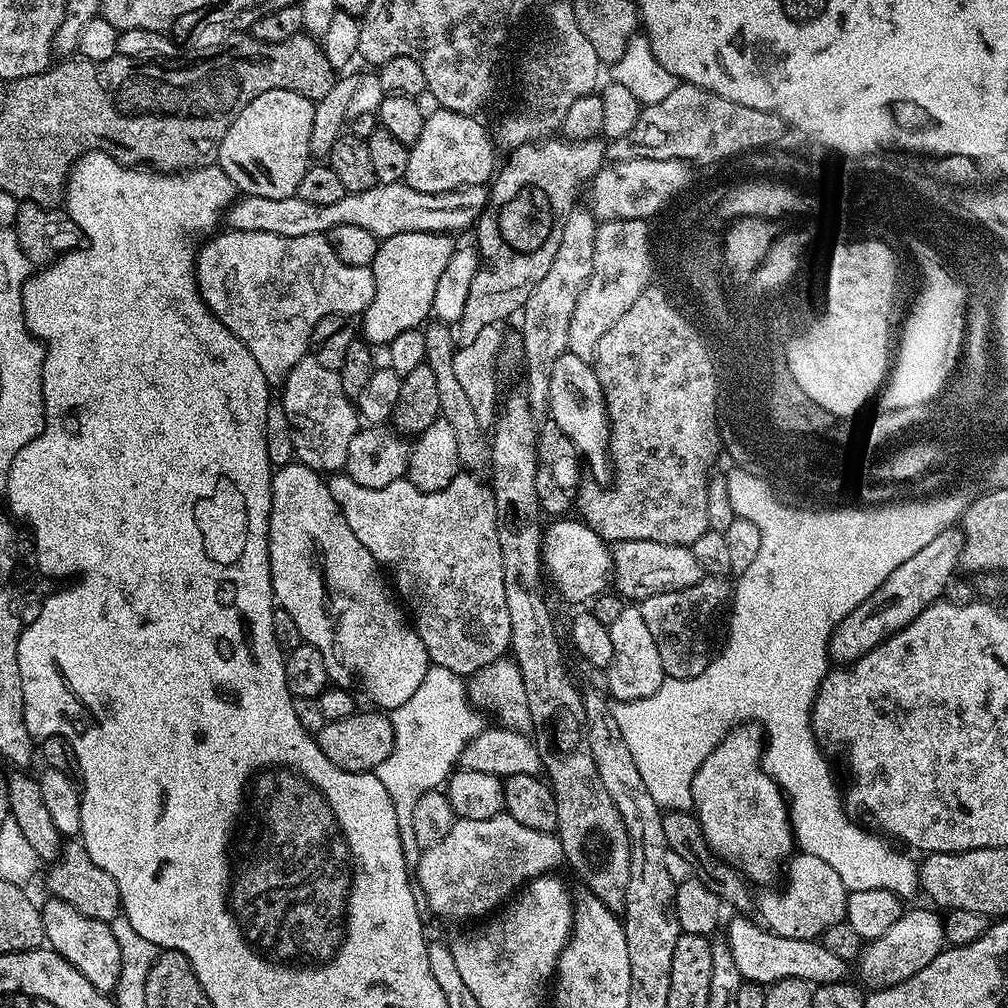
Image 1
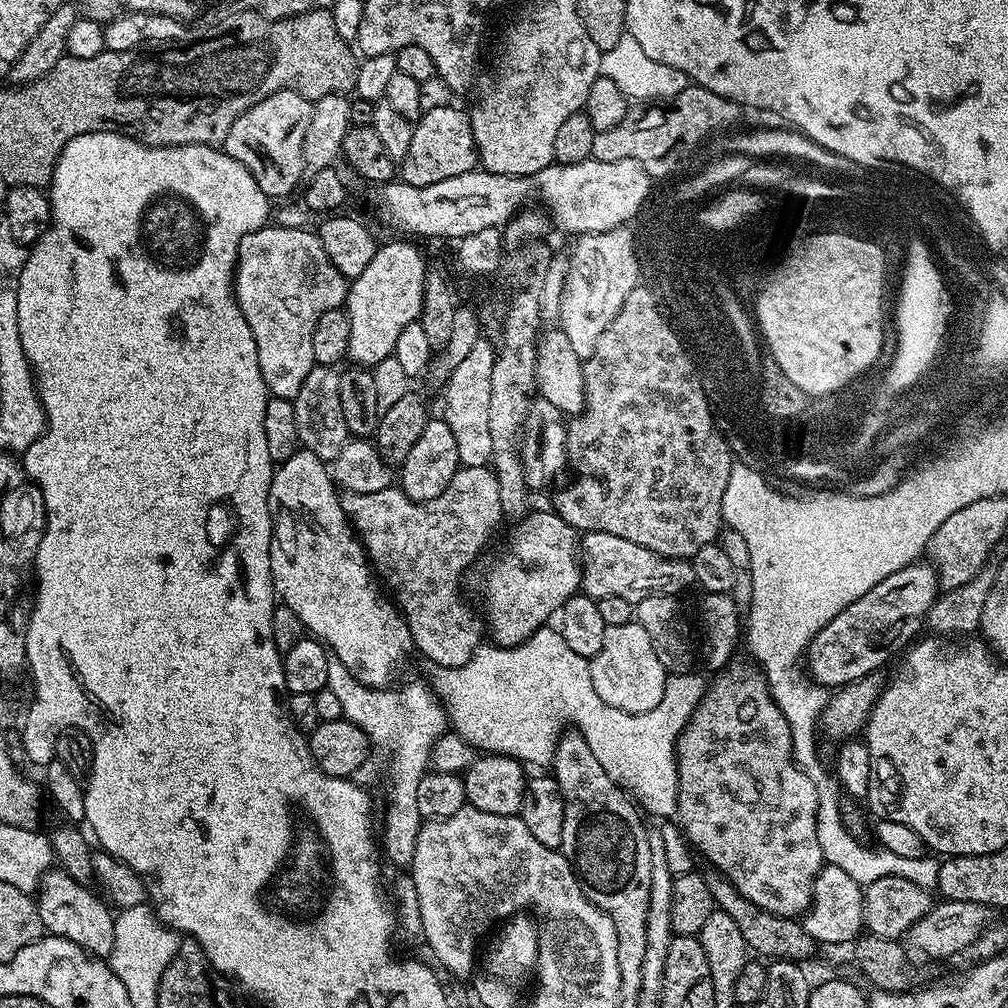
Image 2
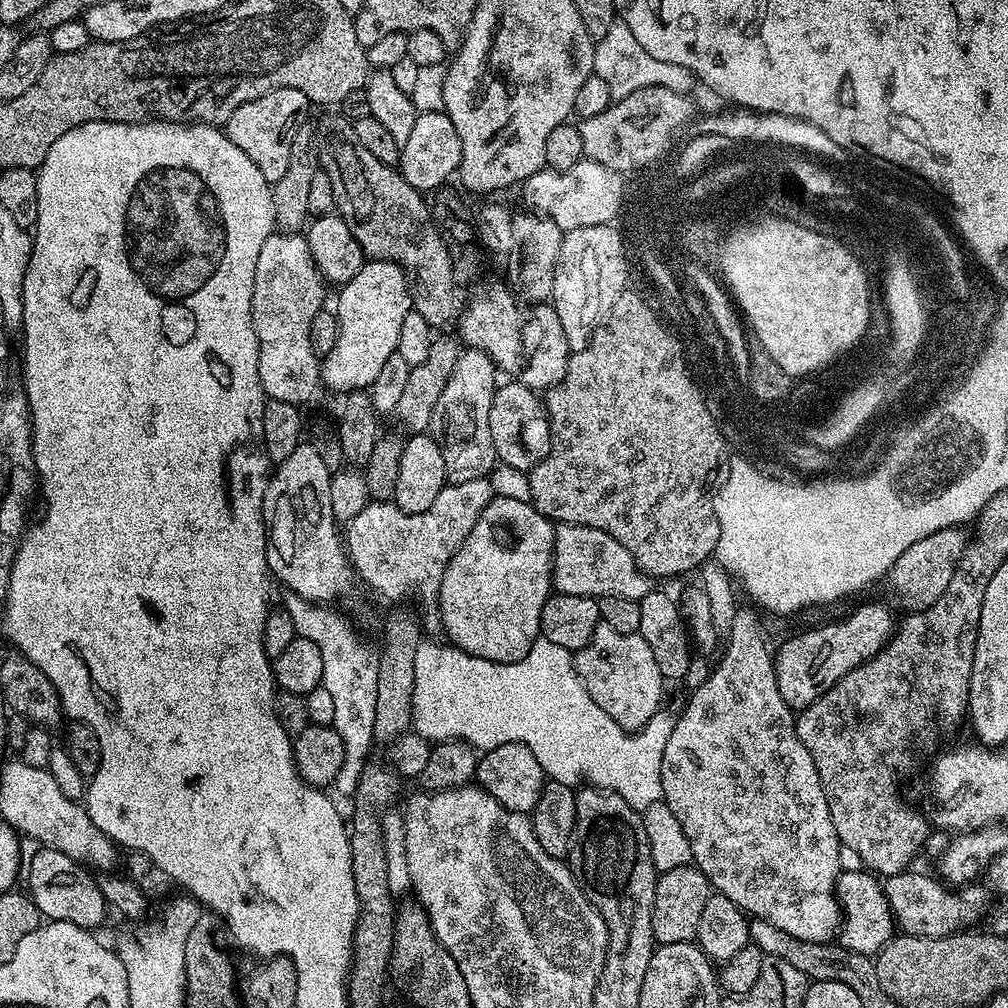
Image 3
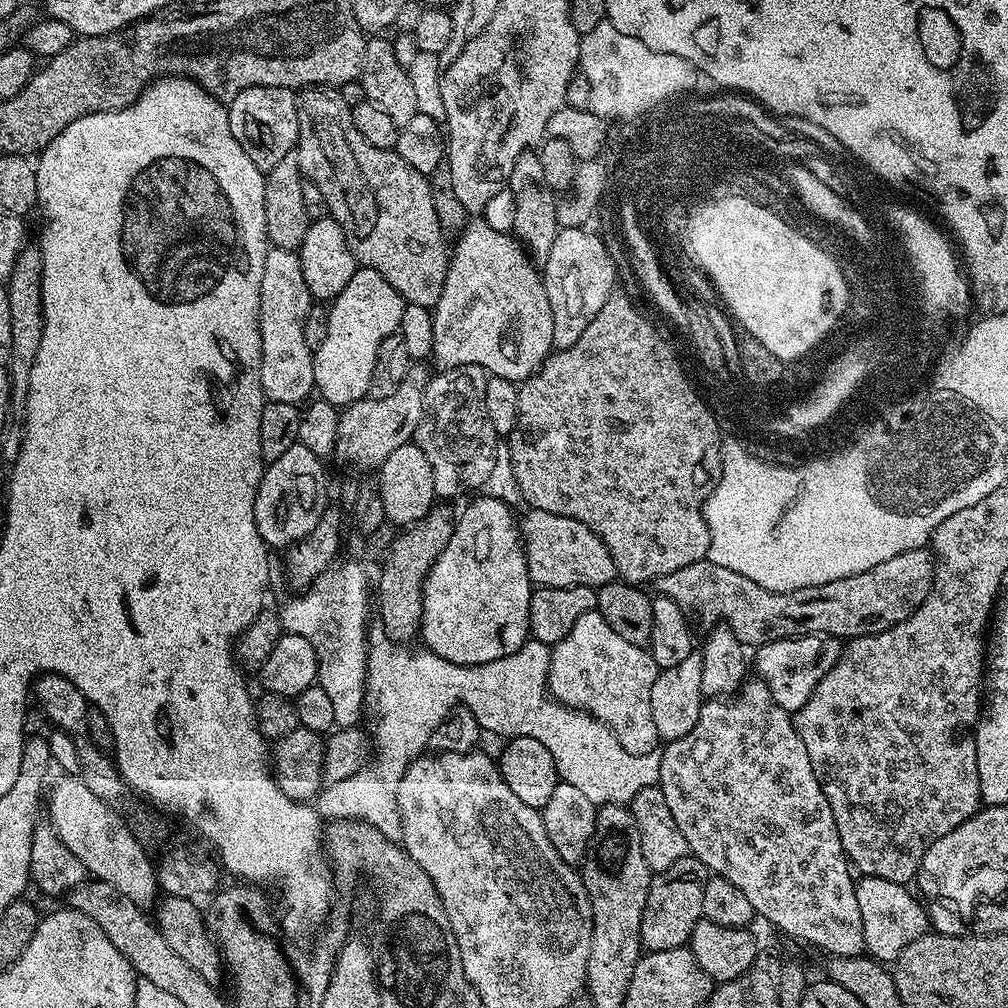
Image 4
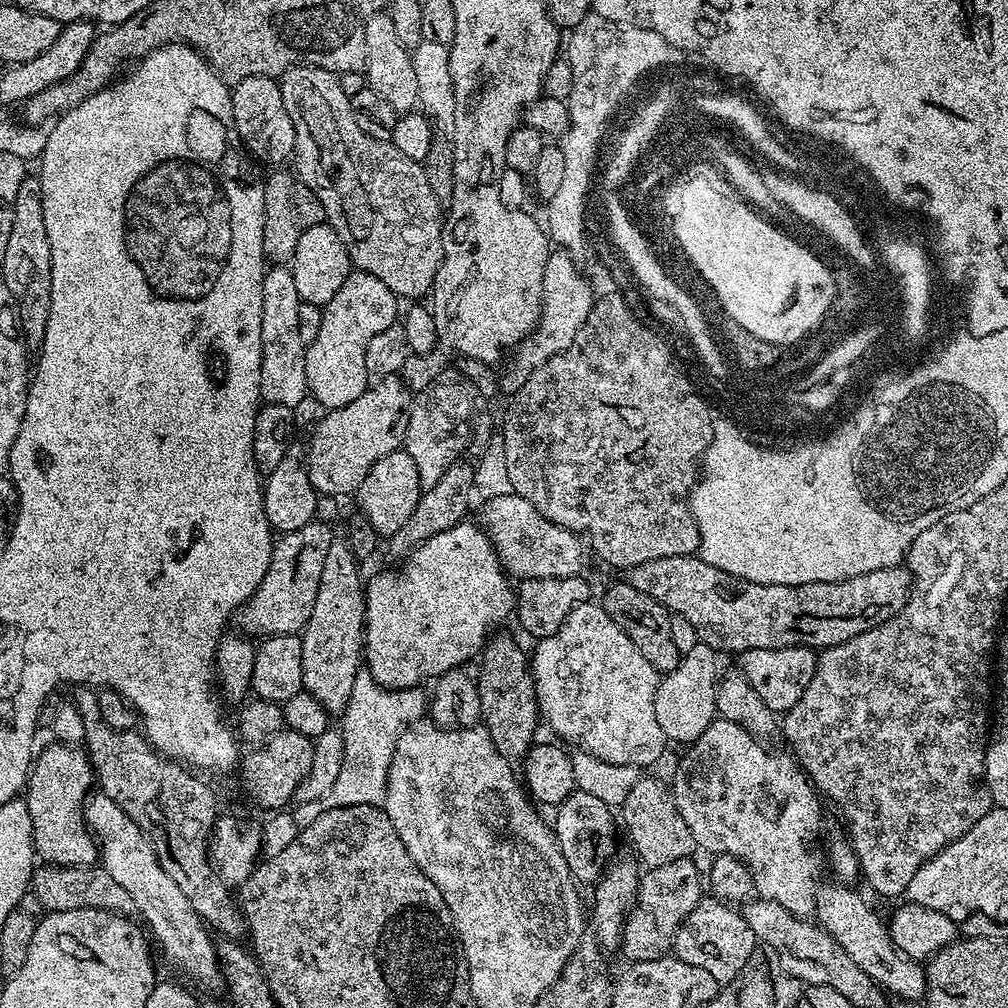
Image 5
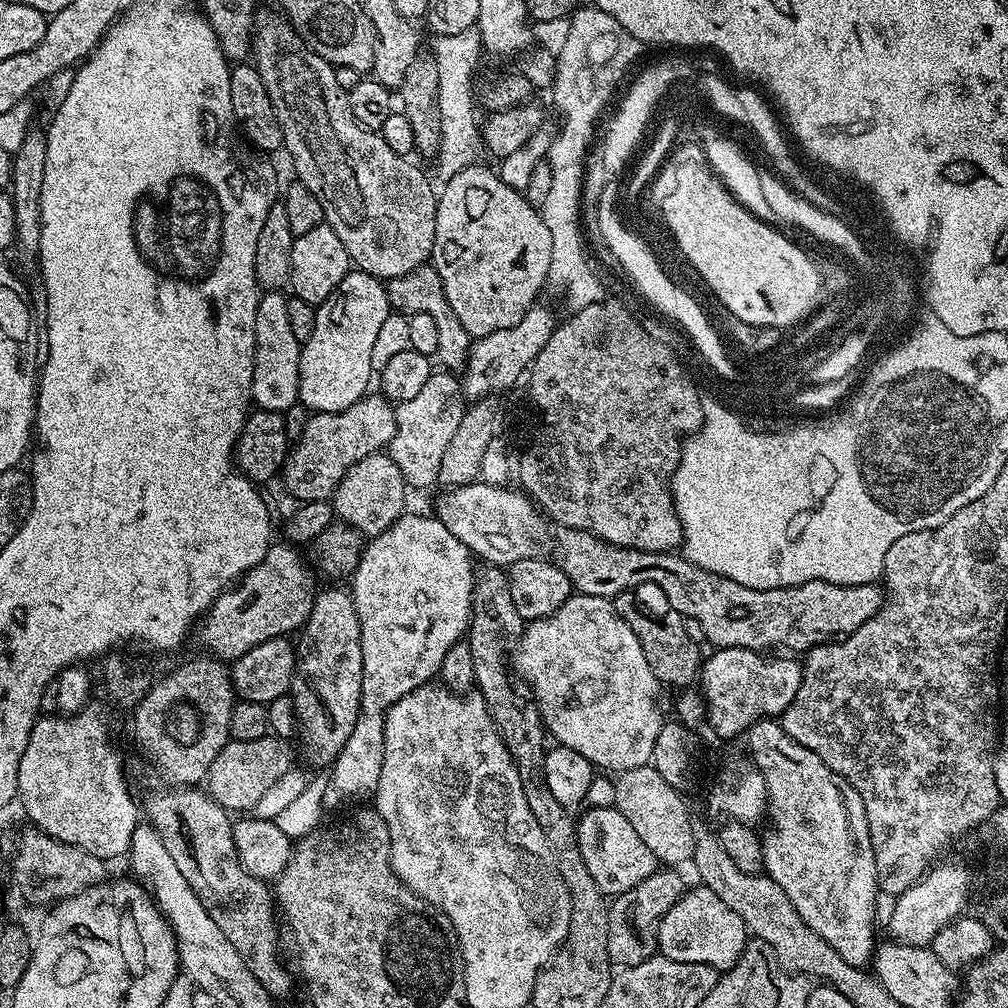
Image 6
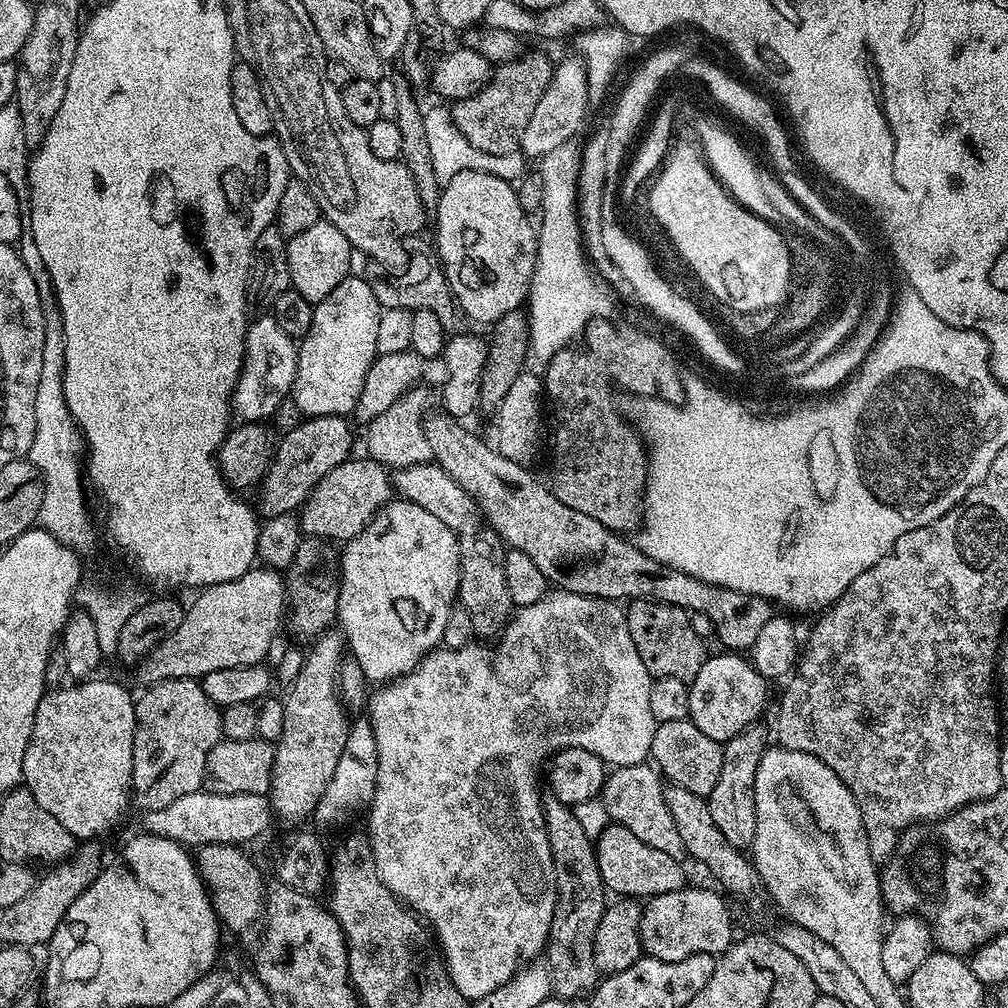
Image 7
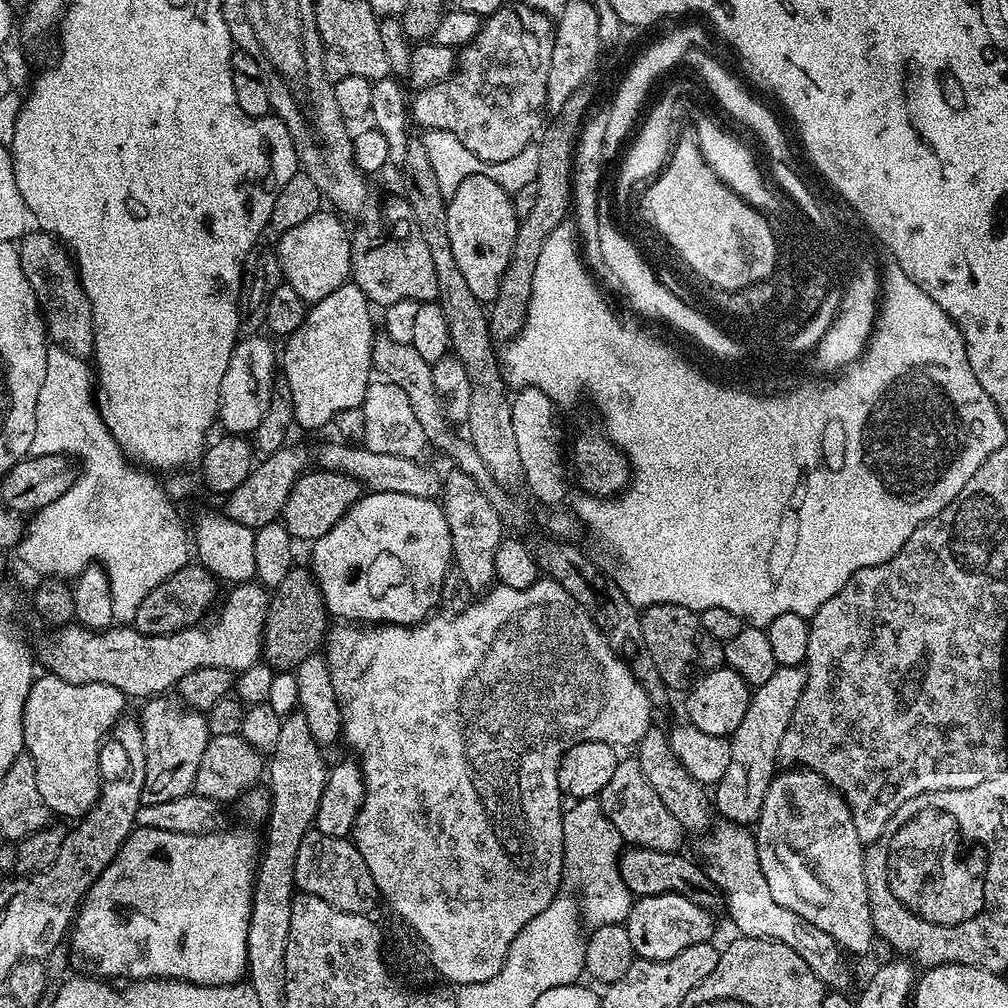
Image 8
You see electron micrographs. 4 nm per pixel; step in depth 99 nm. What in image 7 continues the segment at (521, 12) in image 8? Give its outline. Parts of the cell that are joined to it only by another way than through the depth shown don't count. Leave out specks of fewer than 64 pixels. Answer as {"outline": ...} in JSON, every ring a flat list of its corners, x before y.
{"outline":[[530,52,515,62,501,63,479,93,451,105,452,120,470,146,495,156,509,156,519,149,522,130,526,130,534,106,538,106,542,94,548,89,554,67,553,61,548,61,542,53]]}

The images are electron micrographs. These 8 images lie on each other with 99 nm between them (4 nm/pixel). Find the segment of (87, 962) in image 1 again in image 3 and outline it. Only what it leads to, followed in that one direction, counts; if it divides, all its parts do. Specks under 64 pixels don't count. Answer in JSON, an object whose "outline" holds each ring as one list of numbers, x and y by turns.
{"outline":[[41,847,31,854,26,864,26,874,27,870,27,895,36,903,36,909,45,921,70,922,89,930,96,930,103,922,106,905,100,893,100,885,97,877,85,865,71,860,58,850]]}

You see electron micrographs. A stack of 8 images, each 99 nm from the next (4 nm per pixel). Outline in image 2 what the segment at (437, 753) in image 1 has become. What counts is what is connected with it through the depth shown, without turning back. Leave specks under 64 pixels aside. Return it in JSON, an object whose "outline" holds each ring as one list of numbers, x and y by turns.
{"outline":[[334,658,330,659,330,674,328,675,328,688,334,690,338,702,342,706,342,717,349,720,354,726,358,726,366,735,369,741,385,740,392,753,388,756,388,809,384,812,384,844,382,840,382,856,390,860,396,870,411,869,414,862,414,846,417,845,417,834,420,832,422,818,416,809,416,795,418,794,418,782,429,771,432,759,432,747,436,745,440,736,444,735,449,727,448,717,444,714,444,707,440,704,436,693,432,691,427,683,412,684,401,692,371,688,358,678,354,678]]}

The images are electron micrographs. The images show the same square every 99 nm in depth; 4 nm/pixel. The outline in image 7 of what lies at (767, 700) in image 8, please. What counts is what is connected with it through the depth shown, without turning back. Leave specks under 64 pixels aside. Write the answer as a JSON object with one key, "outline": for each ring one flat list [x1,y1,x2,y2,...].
{"outline":[[753,726,742,730,734,738,723,745,724,761,721,774,713,790,706,797,718,830,726,834,726,842,741,850,751,849,754,842,754,826,756,825,756,807,754,806,754,778,758,774,758,764,762,762,762,754,770,746,770,736]]}

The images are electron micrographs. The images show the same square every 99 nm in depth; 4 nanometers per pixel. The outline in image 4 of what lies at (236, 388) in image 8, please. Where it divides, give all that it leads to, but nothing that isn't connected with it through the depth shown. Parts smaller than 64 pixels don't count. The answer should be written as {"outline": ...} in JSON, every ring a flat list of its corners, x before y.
{"outline":[[269,247,260,287,260,385,265,397,273,404,286,402,300,406,313,395,316,387,312,365,314,349,306,346,302,334,306,314,313,307,306,278,302,278,299,255,291,248]]}

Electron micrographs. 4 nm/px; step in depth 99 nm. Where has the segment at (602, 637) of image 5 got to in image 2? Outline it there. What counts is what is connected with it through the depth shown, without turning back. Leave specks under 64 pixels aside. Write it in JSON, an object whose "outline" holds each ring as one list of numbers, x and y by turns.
{"outline":[[637,622,608,626,606,638,602,638,602,650,591,657,588,669,590,682,594,682,594,690,598,690,598,698,602,698,606,706,614,706,614,710,626,710,632,716,646,714,646,710,654,710,654,706,662,702,669,678,658,662,649,635]]}

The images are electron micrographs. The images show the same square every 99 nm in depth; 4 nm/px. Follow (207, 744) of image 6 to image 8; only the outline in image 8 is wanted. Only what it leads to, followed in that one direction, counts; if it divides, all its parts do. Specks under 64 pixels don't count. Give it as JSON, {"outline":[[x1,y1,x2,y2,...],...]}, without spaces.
{"outline":[[161,694,143,701,144,709,138,713,144,749,146,750,146,778,142,782,141,805,173,802,174,798,182,798,183,795,191,793,196,786,196,775,198,765,202,763,202,754,206,751,209,742,208,717,199,708,189,708,187,704,171,695]]}

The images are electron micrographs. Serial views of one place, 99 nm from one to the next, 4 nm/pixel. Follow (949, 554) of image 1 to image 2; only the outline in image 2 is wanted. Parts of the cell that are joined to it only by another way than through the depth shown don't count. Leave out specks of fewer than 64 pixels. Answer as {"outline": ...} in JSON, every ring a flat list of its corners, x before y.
{"outline":[[917,562,906,565,902,570,882,578,878,586,866,590,862,598,849,600,846,610,838,614,810,642,806,653,806,668,811,679,824,685,829,690,839,689,845,684,853,684,864,676,879,673,879,668,895,654,896,651,907,649,921,635,920,627,925,627,928,611,938,595,938,573,931,563]]}

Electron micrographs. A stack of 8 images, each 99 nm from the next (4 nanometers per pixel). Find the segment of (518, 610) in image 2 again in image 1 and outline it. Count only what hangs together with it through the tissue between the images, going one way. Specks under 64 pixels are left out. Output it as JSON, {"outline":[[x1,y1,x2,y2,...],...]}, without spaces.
{"outline":[[556,518,542,532,542,564,552,575,552,584,572,604,591,602,609,587,612,580,612,553,609,545,579,518]]}

